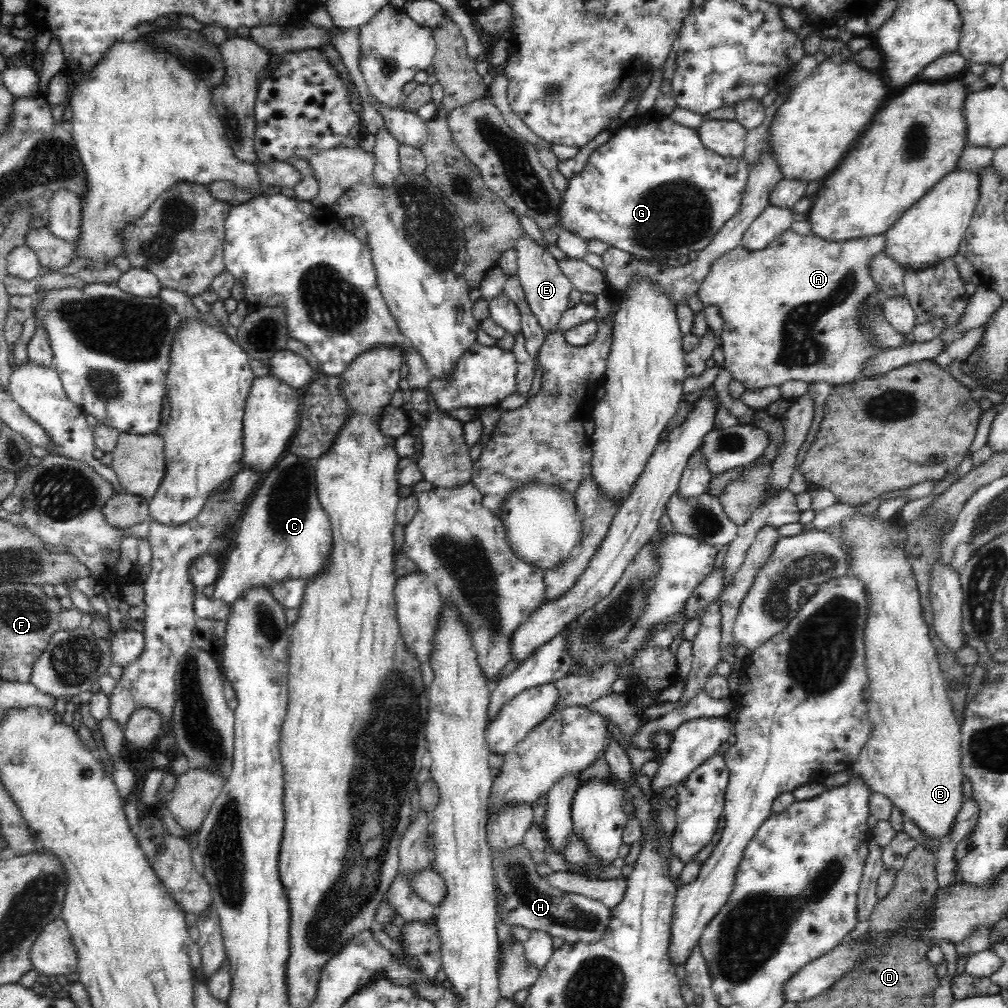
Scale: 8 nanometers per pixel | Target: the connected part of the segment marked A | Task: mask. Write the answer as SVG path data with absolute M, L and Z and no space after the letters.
M788 229L784 234L778 235L774 242L770 242L767 248L760 251L746 251L741 245L734 250L728 251L727 254L719 256L711 263L710 272L706 275L702 286L697 290L697 296L704 307L717 306L720 309L721 317L724 321L723 331L721 334L720 347L725 354L726 370L732 373L735 380L742 381L748 390L760 390L766 386L777 386L784 384L786 381L802 381L807 383L827 382L832 386L853 383L855 380L863 378L863 368L877 355L886 349L883 344L871 340L869 336L869 320L874 315L879 315L879 304L867 304L867 300L877 291L877 284L870 276L870 261L875 255L883 253L885 246L885 233L879 235L870 235L864 238L847 239L847 240L827 240L813 235L796 234L792 229Z

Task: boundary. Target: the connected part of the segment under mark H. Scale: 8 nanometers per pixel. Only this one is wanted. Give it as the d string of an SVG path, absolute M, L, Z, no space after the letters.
M523 843L492 851L492 858L495 886L506 894L502 918L508 927L522 926L530 931L545 931L552 939L562 938L566 943L599 942L610 928L608 926L608 919L611 917L610 908L604 906L599 900L582 896L582 894L565 893L548 885L548 881L536 873L533 857Z

